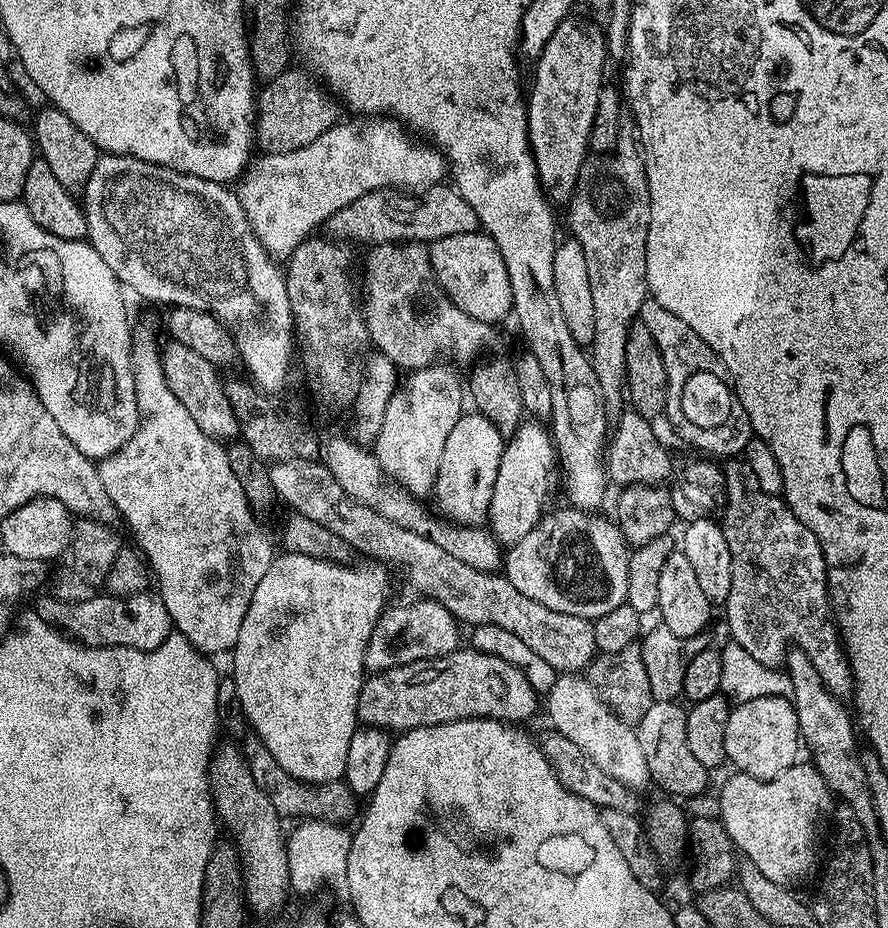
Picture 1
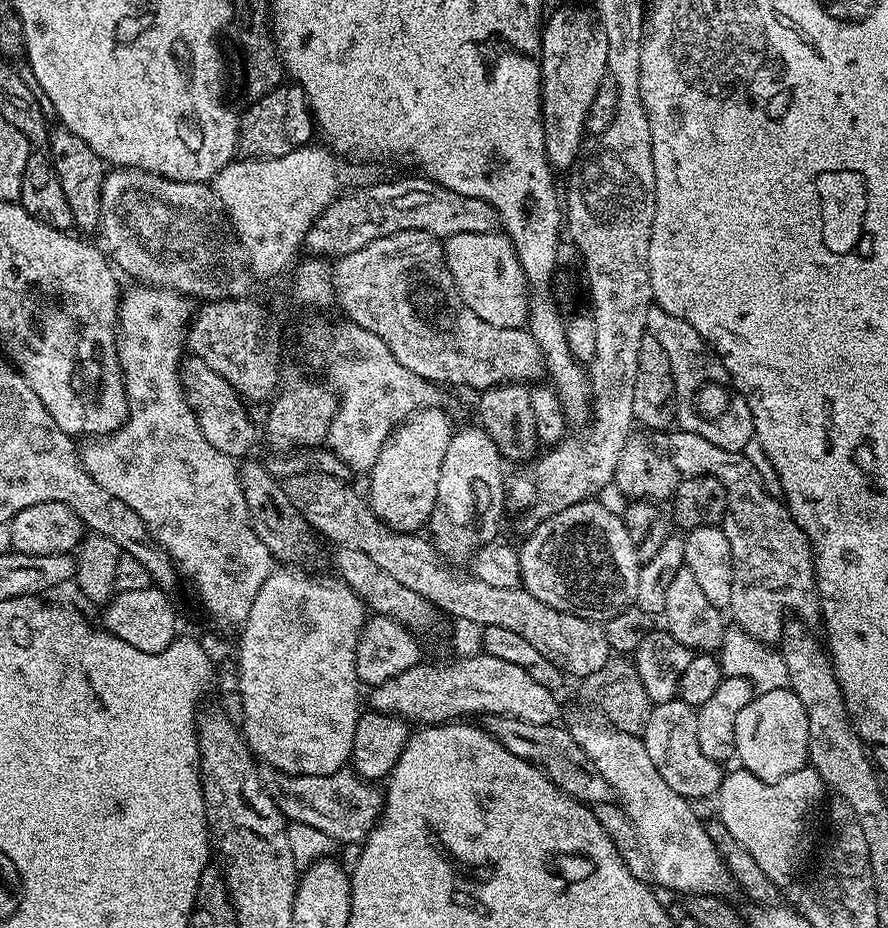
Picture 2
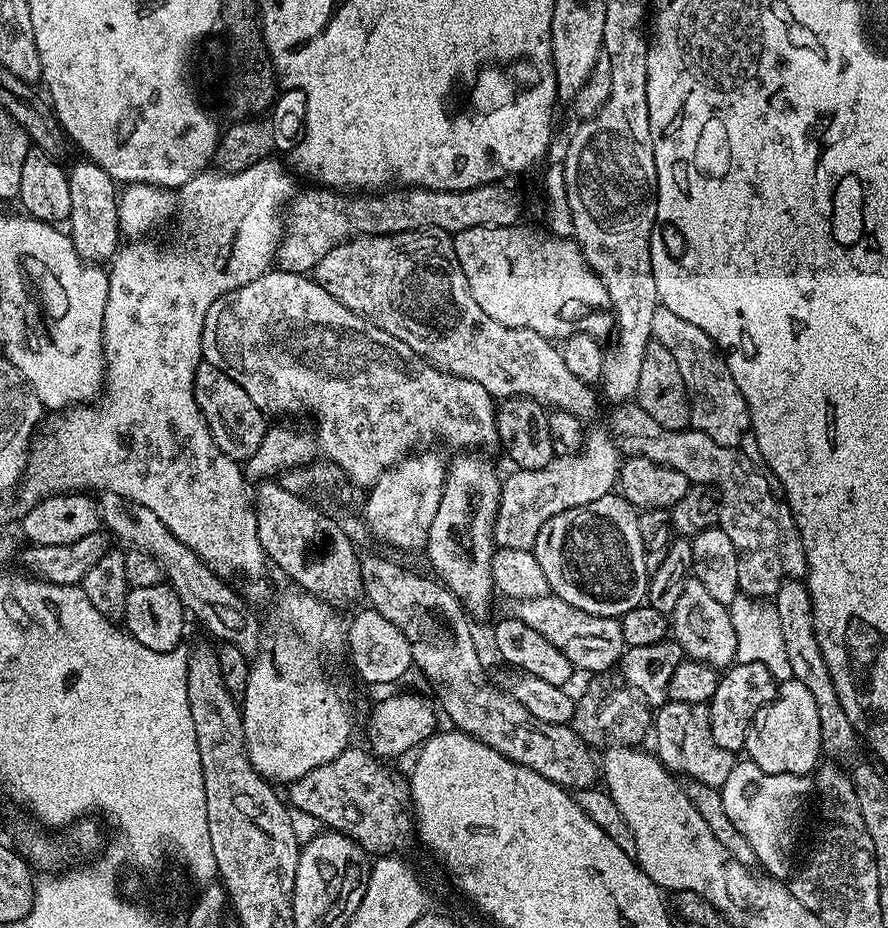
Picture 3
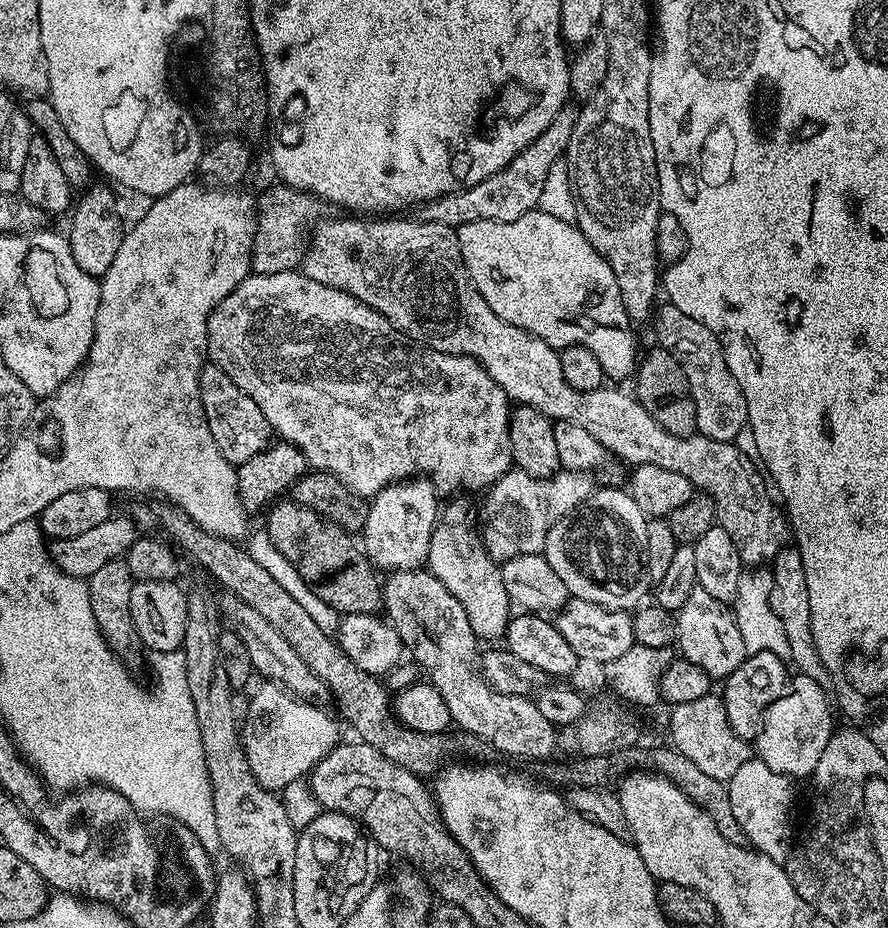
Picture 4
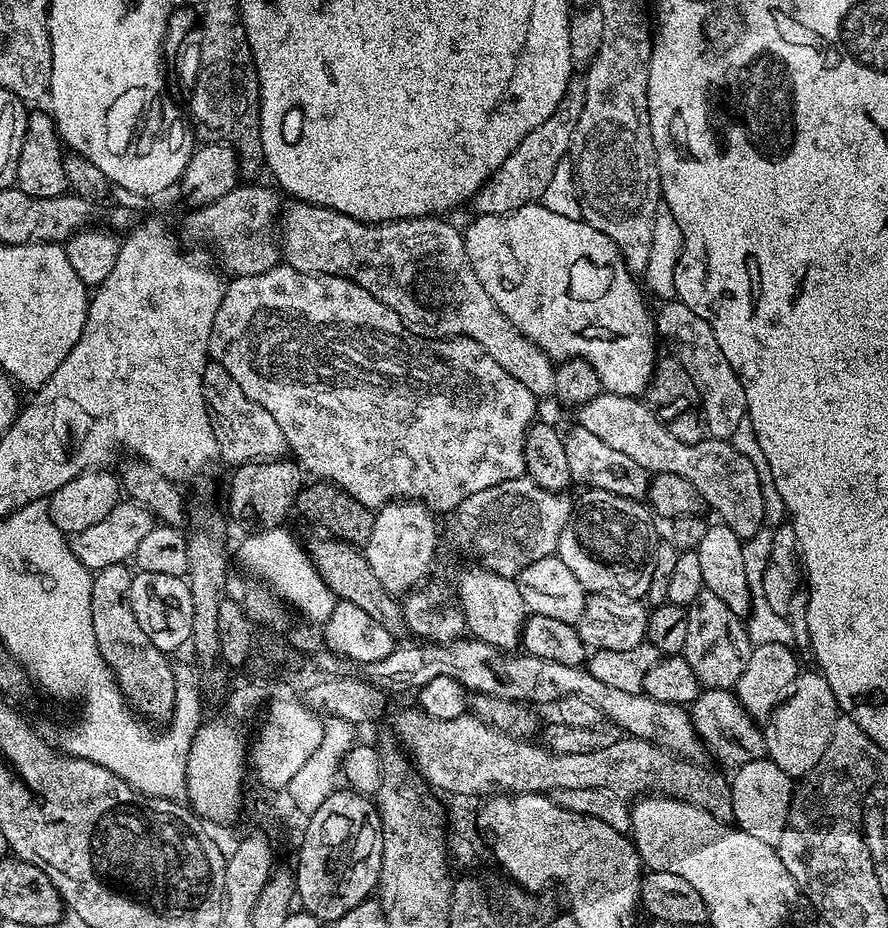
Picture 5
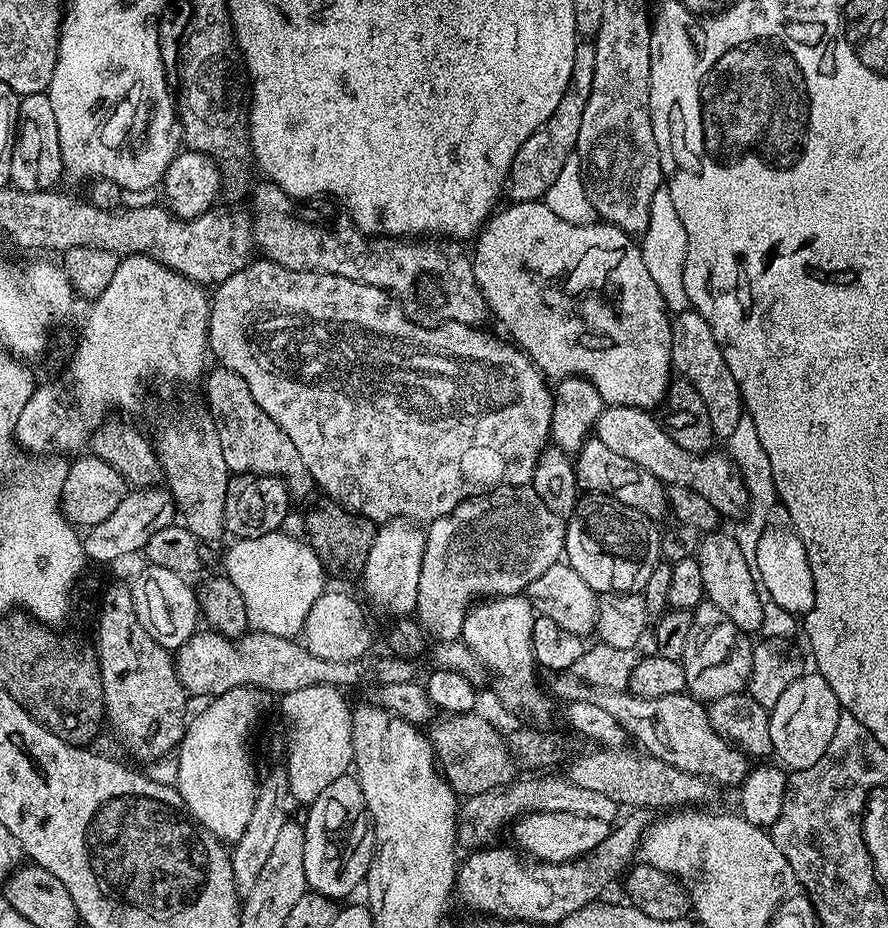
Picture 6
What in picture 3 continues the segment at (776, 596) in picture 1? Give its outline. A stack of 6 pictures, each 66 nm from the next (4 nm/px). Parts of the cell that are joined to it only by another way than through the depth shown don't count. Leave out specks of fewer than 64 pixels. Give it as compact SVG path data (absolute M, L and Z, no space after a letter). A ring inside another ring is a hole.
M620 402L612 412L610 431L621 451L628 456L650 458L650 462L658 462L686 474L692 484L710 484L720 494L719 528L734 542L734 550L738 554L738 586L745 596L768 598L780 588L780 583L787 576L803 577L808 571L806 554L802 546L802 538L798 526L792 517L787 503L775 491L768 489L769 477L739 448L718 446L714 438L706 438L706 434L683 428L682 430L666 430L666 426L658 426L646 410L642 410L635 402Z

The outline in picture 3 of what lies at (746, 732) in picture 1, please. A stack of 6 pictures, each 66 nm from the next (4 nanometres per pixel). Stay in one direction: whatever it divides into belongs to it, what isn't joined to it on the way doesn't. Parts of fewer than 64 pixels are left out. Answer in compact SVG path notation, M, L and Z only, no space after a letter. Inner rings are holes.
M790 679L783 681L776 697L756 712L748 727L743 751L747 759L766 770L766 774L807 776L815 773L821 763L821 742L822 726L818 724L818 702L814 702L813 695L810 690L806 690L806 686L802 686L802 682Z

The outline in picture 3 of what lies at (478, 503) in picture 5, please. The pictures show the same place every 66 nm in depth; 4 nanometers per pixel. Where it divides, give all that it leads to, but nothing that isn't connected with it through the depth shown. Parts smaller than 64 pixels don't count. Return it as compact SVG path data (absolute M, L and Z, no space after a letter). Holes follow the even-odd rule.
M596 428L592 433L585 435L582 440L582 447L566 456L556 456L550 461L548 466L543 466L538 470L512 470L507 477L503 477L500 485L500 501L498 502L498 514L494 518L493 538L495 543L502 548L526 548L531 549L538 537L538 530L550 518L570 510L574 506L589 504L592 500L597 500L609 495L617 487L620 478L620 465L622 463L622 453L611 433L600 428Z

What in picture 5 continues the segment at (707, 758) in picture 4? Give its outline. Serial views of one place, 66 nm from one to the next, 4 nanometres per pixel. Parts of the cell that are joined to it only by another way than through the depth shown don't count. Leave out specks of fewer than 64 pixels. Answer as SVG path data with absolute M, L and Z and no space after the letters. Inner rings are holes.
M704 688L700 697L691 704L690 715L692 724L704 741L705 749L711 755L713 752L725 764L723 765L725 769L735 770L741 764L767 757L763 727L740 705L740 699L735 691L727 688Z

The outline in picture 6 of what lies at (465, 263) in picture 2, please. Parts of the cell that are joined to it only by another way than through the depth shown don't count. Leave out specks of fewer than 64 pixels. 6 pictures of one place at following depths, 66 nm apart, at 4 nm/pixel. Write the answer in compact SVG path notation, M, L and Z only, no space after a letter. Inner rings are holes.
M521 200L509 203L507 206L509 208L502 209L503 207L501 207L499 211L489 215L488 219L484 221L474 240L476 249L471 249L470 252L474 278L482 290L485 302L488 303L489 313L493 317L497 316L508 327L509 334L507 333L507 335L511 337L516 347L521 349L524 355L544 373L545 377L580 376L582 379L588 379L597 387L605 405L630 406L645 410L655 409L655 404L657 407L668 395L668 385L674 376L672 322L662 298L662 290L658 290L654 278L650 278L650 274L646 271L646 262L642 262L639 243L629 233L613 224L562 222L562 218L558 218L558 214L554 214L554 210L550 210L550 206L546 206L540 200Z

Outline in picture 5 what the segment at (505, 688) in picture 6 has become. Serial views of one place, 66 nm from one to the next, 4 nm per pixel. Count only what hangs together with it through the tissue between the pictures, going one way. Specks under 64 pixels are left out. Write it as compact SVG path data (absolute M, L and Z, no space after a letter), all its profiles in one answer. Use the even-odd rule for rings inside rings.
M472 566L462 571L456 582L457 601L464 616L467 633L476 640L484 641L494 648L515 649L522 640L524 621L528 617L515 579L496 575L487 568Z

